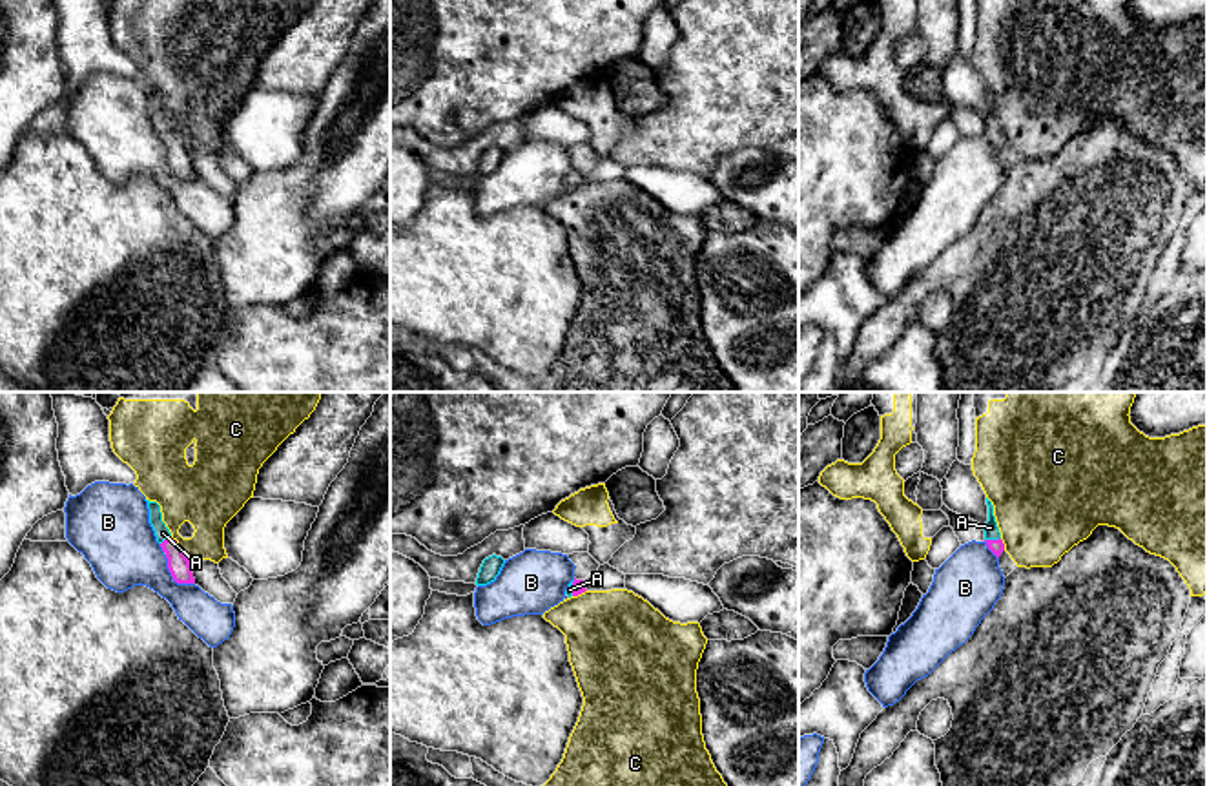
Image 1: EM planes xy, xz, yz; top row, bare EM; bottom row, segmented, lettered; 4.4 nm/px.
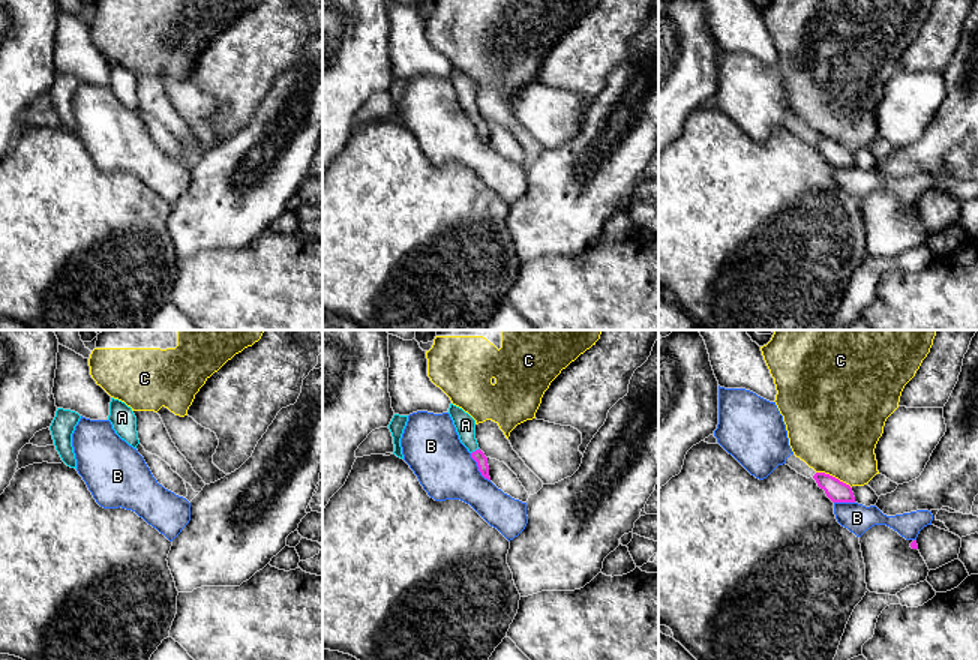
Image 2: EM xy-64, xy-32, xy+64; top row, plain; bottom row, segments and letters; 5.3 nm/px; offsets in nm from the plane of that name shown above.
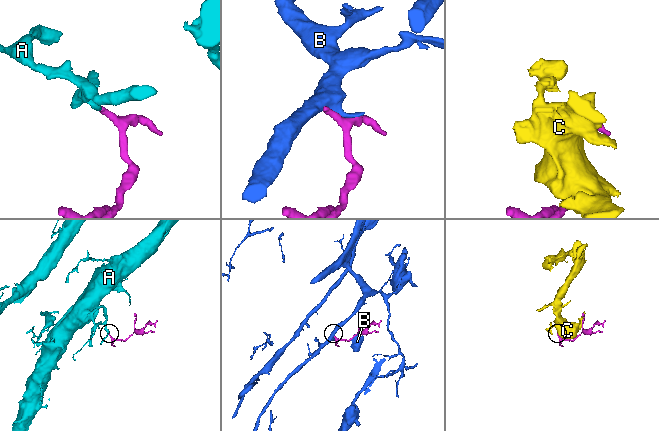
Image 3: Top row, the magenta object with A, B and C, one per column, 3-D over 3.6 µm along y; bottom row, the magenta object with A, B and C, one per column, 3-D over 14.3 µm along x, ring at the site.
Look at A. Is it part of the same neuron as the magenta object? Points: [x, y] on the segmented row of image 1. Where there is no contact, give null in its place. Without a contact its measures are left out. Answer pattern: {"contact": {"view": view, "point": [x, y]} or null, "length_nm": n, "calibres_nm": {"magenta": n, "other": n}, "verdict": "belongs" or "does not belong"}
{"contact": {"view": "yz", "point": [992, 540]}, "length_nm": 70, "calibres_nm": {"magenta": 60, "other": 70}, "verdict": "belongs"}

